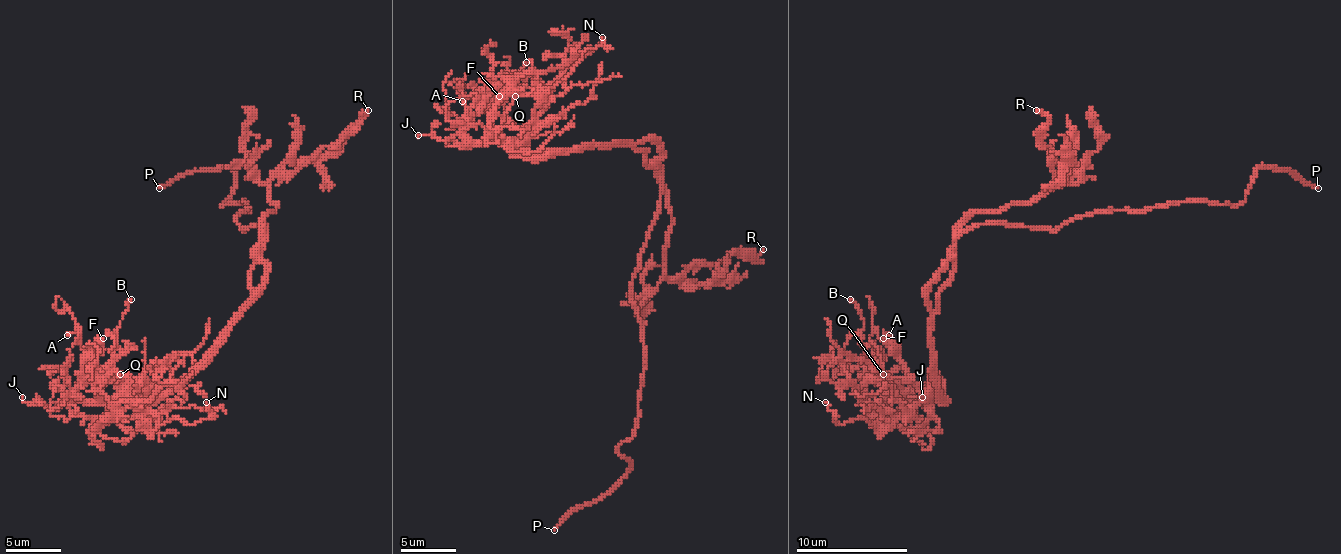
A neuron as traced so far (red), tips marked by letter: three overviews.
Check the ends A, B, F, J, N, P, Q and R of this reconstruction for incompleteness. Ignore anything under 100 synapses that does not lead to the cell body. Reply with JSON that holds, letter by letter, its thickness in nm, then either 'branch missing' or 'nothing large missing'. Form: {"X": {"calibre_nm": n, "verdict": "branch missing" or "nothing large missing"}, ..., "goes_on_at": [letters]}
{"A": {"calibre_nm": 140, "verdict": "nothing large missing"}, "B": {"calibre_nm": 150, "verdict": "nothing large missing"}, "F": {"calibre_nm": 440, "verdict": "nothing large missing"}, "J": {"calibre_nm": 130, "verdict": "nothing large missing"}, "N": {"calibre_nm": 120, "verdict": "nothing large missing"}, "P": {"calibre_nm": 200, "verdict": "branch missing"}, "Q": {"calibre_nm": 120, "verdict": "nothing large missing"}, "R": {"calibre_nm": 180, "verdict": "nothing large missing"}, "goes_on_at": ["P"]}

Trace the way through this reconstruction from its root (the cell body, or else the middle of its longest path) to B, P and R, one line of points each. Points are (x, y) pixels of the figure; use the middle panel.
B: (657, 171), (646, 163), (646, 151), (627, 143), (568, 151), (476, 143), (462, 126), (526, 62)
P: (657, 171), (660, 210), (632, 280), (643, 380), (638, 427), (618, 447), (629, 469), (554, 530)
R: (657, 171), (671, 216), (668, 277), (682, 277), (694, 266), (716, 266), (733, 255), (755, 260), (763, 249)

